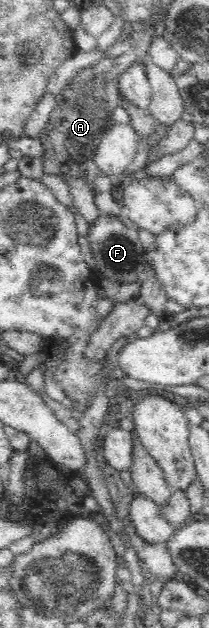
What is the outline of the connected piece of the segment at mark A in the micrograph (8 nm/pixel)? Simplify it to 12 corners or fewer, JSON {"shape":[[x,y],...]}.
{"shape":[[155,36],[80,69],[39,135],[45,174],[97,193],[94,156],[117,122],[119,76]]}

